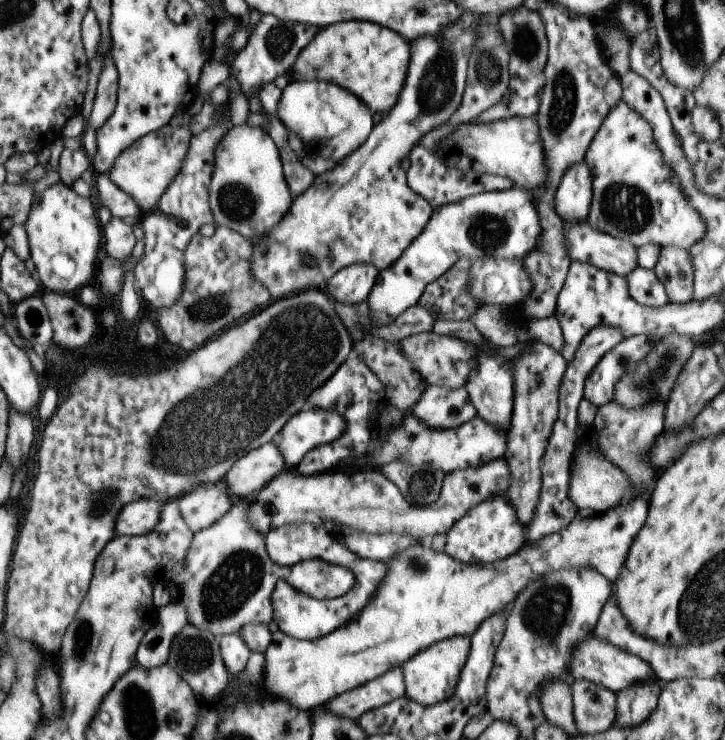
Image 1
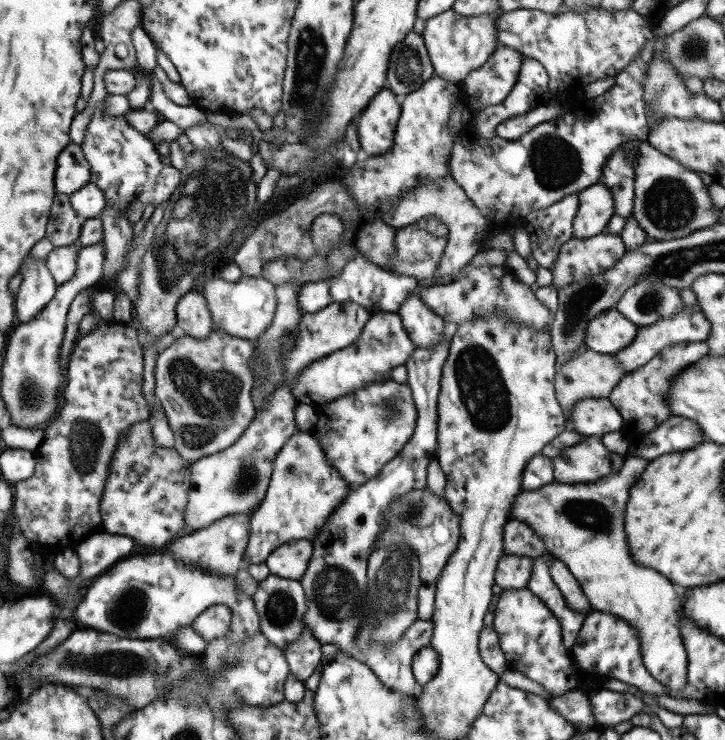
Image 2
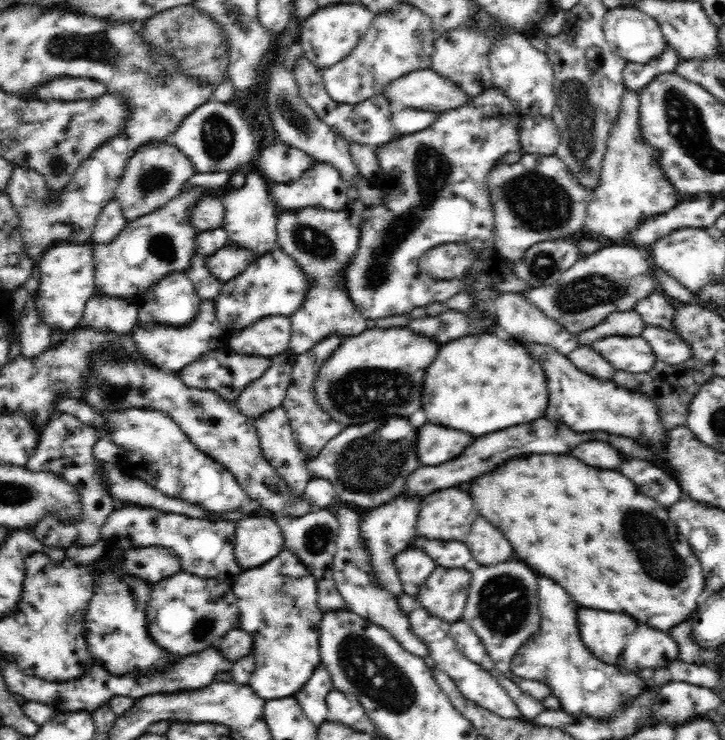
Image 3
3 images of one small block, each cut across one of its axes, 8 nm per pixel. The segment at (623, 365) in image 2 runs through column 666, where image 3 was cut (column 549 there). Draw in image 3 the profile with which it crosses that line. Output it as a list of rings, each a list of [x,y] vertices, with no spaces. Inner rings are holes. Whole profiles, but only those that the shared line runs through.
[[[504,292],[495,295],[493,303],[494,312],[497,314],[497,322],[502,328],[506,338],[537,342],[555,348],[558,353],[567,356],[575,348],[580,346],[577,335],[568,332],[561,324],[546,316],[542,310],[526,299],[526,294]]]

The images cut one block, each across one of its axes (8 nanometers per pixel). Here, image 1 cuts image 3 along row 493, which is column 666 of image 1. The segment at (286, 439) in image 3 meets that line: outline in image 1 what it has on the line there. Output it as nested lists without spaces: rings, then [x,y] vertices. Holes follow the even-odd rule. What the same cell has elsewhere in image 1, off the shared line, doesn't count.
[[[635,268],[627,276],[627,294],[639,304],[648,308],[660,308],[667,304],[667,295],[653,269]]]

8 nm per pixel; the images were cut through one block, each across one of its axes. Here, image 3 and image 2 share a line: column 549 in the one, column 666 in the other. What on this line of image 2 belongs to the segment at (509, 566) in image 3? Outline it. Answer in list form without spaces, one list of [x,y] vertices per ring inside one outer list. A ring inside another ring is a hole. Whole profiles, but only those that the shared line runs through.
[[[590,610],[583,619],[583,624],[577,632],[577,638],[573,642],[569,655],[574,662],[579,663],[579,667],[586,673],[615,678],[619,682],[635,686],[643,693],[669,696],[669,689],[651,677],[643,666],[641,649],[639,649],[639,635],[621,617],[599,610]]]

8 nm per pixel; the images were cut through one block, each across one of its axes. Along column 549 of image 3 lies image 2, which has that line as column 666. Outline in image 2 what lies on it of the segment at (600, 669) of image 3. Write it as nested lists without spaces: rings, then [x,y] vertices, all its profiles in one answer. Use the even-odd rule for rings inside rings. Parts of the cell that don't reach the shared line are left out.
[[[623,458],[617,462],[616,469],[592,483],[565,484],[553,482],[537,490],[521,490],[509,510],[509,517],[527,523],[541,541],[547,553],[563,561],[571,575],[579,582],[581,591],[592,610],[611,613],[627,621],[639,635],[641,660],[647,672],[663,687],[669,689],[669,696],[681,700],[681,687],[687,681],[688,659],[681,634],[679,634],[679,614],[682,604],[671,586],[671,582],[659,576],[655,570],[639,566],[631,560],[625,532],[623,532],[623,510],[627,502],[627,490],[635,484],[647,460],[643,458]]]

